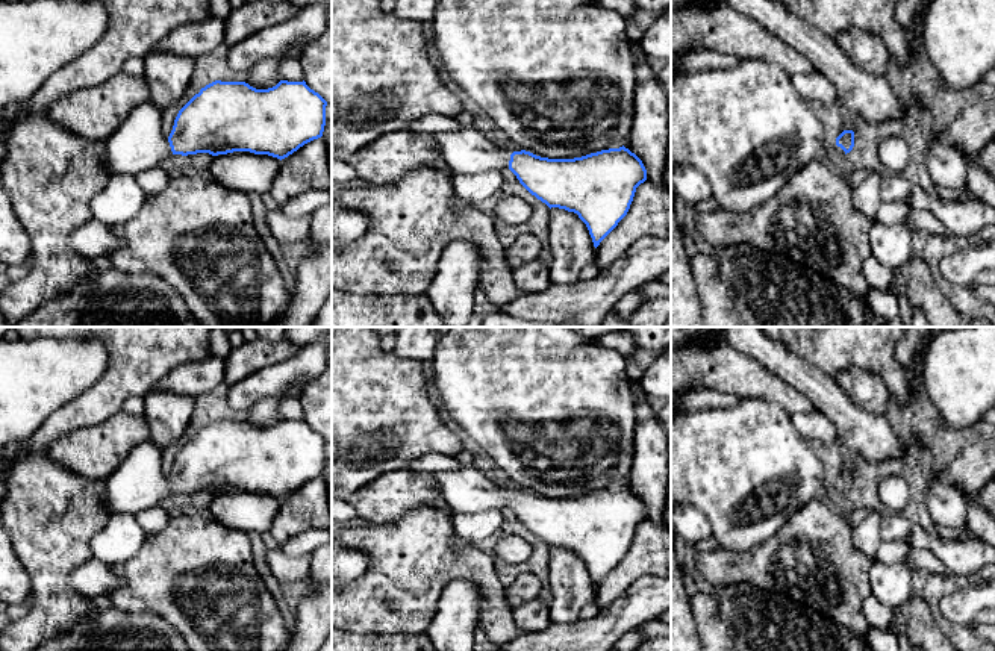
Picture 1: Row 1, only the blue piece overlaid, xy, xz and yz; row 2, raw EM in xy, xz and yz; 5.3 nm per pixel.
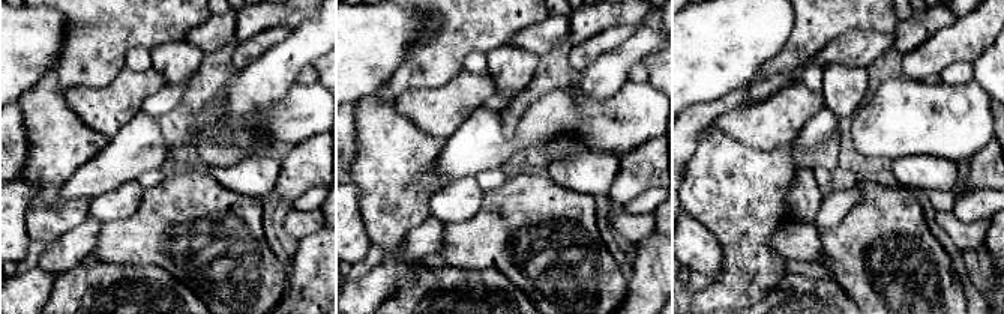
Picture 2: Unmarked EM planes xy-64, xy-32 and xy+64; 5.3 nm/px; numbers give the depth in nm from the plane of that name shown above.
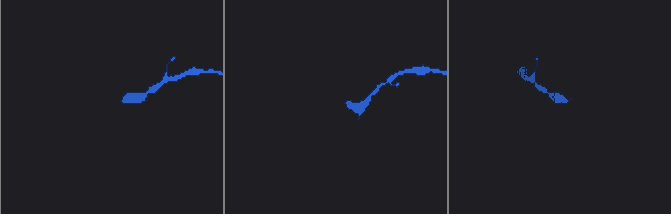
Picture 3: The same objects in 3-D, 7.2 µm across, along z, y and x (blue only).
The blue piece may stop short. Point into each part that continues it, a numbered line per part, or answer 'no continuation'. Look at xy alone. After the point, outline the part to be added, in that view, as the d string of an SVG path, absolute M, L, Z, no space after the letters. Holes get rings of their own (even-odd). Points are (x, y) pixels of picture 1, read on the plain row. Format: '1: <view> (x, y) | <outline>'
1: xy (138, 483) | M151 441L136 445L104 480L103 503L111 513L138 513L159 506L173 491L162 472L162 450Z

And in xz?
1: xz (468, 489) | M474 465L435 474L438 491L453 513L501 510L509 506L510 491L504 489Z

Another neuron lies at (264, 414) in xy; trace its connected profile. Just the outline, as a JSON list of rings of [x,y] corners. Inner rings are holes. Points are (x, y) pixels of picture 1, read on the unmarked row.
[[[288,397],[264,398],[247,410],[247,421],[256,428],[268,428],[280,421],[279,406]]]

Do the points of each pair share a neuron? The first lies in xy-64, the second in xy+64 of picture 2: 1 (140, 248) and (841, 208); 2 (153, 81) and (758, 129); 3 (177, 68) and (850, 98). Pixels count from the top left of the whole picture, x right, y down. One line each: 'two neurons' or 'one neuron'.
1: two neurons
2: one neuron
3: one neuron

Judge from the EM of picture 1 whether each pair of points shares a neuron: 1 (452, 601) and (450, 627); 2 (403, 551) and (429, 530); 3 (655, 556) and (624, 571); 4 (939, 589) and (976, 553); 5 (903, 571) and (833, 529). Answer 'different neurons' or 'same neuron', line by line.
1: same neuron
2: same neuron
3: same neuron
4: different neurons
5: different neurons

